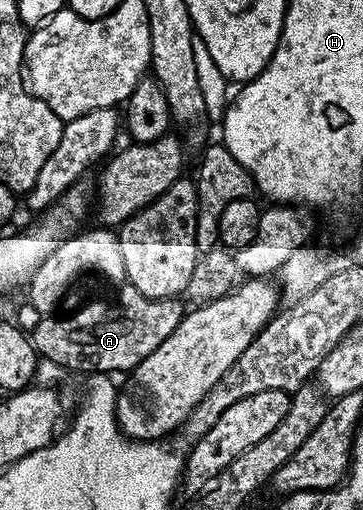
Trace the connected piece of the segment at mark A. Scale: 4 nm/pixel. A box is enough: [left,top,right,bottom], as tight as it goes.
[31,284,187,375]

